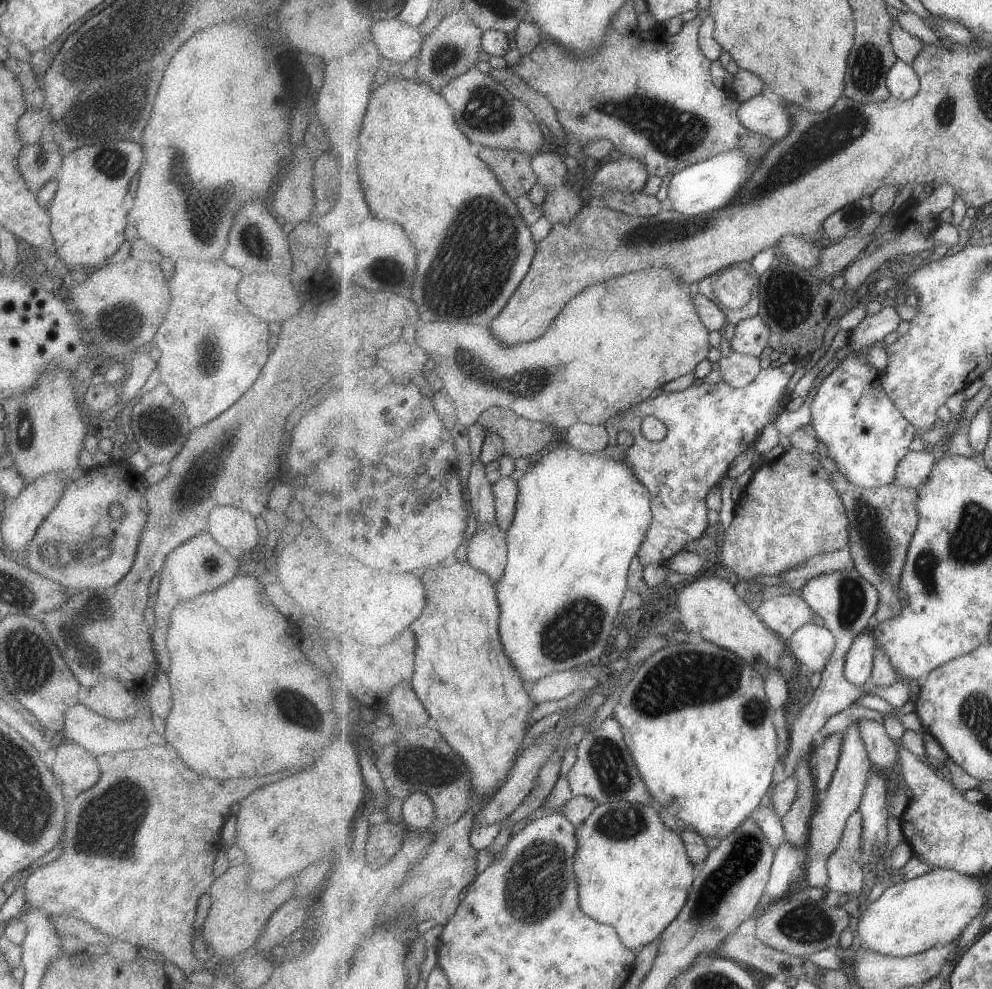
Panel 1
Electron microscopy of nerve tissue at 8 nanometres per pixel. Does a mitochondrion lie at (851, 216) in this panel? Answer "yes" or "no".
yes

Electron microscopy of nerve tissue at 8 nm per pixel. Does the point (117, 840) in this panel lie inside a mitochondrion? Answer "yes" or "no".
yes

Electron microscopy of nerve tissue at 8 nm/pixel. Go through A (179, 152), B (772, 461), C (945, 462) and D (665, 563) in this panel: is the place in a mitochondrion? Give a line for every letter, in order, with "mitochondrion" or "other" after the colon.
A: mitochondrion
B: other
C: other
D: other

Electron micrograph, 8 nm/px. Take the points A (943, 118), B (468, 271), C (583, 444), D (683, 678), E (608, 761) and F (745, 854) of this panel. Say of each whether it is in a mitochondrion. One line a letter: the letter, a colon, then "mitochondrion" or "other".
A: mitochondrion
B: mitochondrion
C: other
D: mitochondrion
E: mitochondrion
F: mitochondrion

